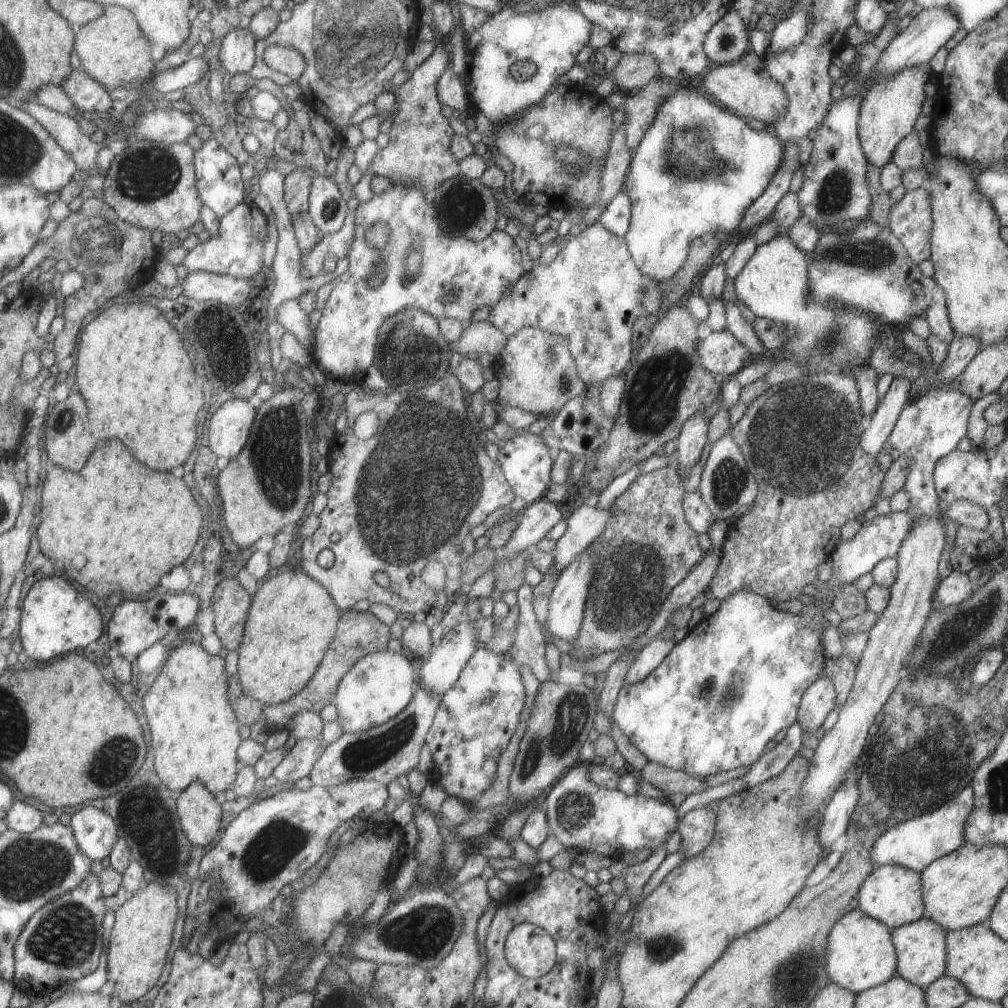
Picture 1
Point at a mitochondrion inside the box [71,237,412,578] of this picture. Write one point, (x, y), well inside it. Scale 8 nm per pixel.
(281, 459)

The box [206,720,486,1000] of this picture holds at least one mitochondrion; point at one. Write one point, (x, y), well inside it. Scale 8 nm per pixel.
(423, 932)

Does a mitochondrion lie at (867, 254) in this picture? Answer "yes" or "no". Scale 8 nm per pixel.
yes

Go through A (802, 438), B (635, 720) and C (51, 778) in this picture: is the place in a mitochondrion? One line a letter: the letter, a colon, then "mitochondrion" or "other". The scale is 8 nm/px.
A: mitochondrion
B: other
C: other

